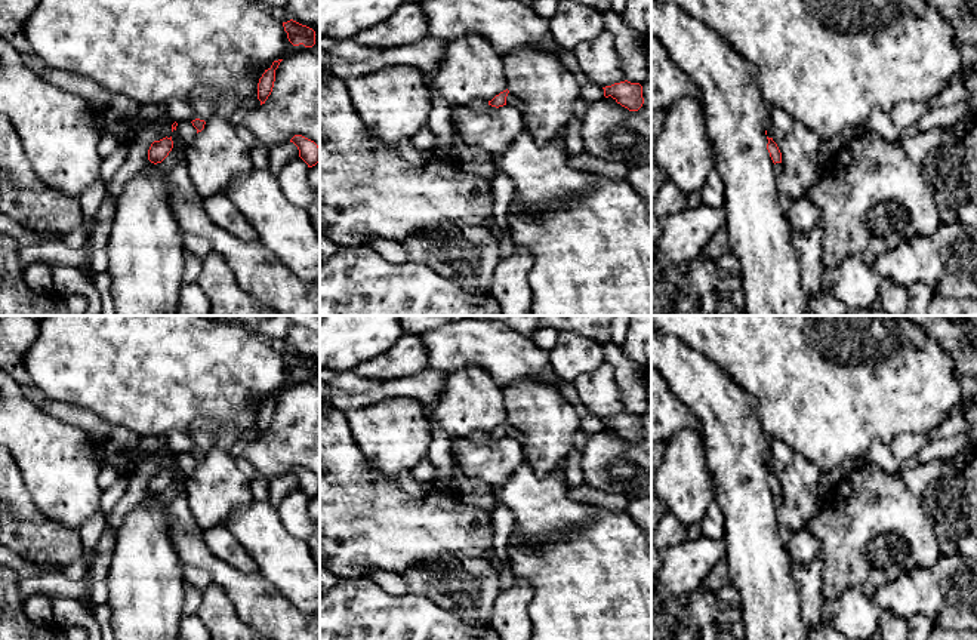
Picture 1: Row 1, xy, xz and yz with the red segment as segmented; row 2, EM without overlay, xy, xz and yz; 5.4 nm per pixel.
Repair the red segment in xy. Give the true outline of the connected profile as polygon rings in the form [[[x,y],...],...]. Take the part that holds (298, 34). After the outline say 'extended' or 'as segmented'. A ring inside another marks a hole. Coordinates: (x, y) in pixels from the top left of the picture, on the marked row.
[[[293,19],[283,22],[287,39],[293,46],[303,44],[312,47],[315,44],[315,31],[306,25],[302,25]]]; as segmented

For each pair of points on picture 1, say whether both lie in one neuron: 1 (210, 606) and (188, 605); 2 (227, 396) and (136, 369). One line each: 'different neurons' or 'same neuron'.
1: different neurons
2: same neuron

